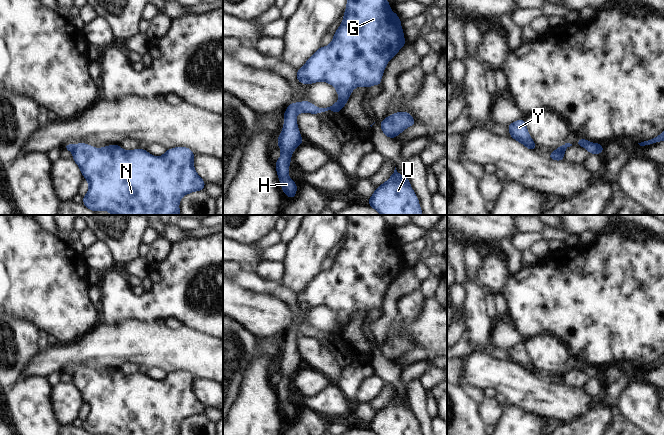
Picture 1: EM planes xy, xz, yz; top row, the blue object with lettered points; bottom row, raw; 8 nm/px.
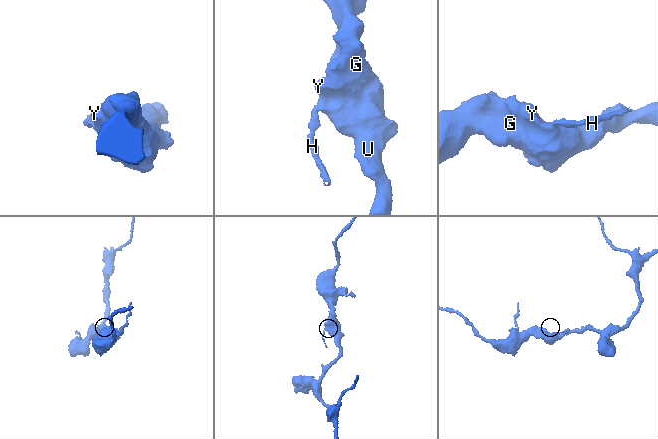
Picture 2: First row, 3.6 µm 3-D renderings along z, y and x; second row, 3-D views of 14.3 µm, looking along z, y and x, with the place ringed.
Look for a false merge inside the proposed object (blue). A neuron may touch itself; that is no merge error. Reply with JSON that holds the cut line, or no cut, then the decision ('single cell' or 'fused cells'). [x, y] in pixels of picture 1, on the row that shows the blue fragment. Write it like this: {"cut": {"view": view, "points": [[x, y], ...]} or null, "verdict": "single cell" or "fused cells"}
{"cut": {"view": "xz", "points": [[297, 103], [299, 111]]}, "verdict": "fused cells"}

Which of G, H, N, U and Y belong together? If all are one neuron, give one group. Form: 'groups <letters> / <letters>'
groups G N U Y / H

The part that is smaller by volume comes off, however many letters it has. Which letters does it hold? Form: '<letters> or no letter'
H

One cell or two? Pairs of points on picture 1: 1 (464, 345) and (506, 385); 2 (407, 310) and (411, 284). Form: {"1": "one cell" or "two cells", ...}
{"1": "two cells", "2": "two cells"}

